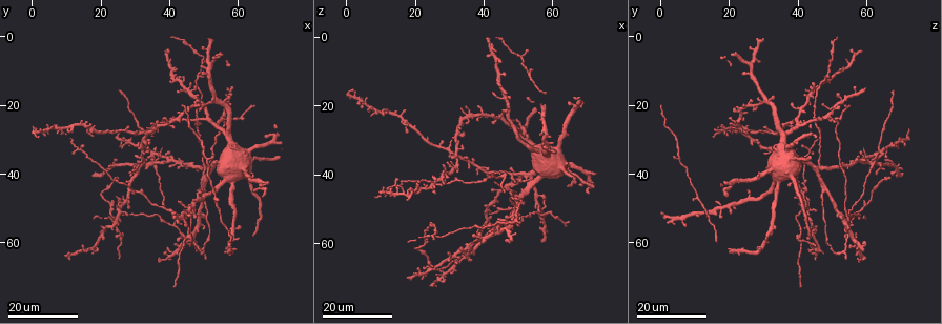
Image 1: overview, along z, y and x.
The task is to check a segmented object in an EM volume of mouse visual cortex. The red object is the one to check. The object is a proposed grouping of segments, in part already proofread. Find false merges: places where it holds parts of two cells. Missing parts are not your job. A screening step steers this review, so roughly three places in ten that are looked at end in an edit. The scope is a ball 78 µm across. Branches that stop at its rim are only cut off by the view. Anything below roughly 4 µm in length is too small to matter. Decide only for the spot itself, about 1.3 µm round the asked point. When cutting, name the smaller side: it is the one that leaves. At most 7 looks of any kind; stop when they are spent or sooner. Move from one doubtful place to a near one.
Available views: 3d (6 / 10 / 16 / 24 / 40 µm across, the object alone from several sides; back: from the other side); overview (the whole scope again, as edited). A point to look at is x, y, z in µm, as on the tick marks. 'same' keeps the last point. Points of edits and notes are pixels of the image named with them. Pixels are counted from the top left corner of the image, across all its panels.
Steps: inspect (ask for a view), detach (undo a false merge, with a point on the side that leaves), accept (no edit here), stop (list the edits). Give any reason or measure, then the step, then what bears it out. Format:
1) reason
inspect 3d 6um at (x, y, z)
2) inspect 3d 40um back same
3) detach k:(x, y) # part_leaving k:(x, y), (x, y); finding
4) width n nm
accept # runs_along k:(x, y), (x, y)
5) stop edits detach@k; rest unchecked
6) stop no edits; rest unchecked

two arms in line, one across
inspect 3d 24um at (36.0, 37.5, 62.0)

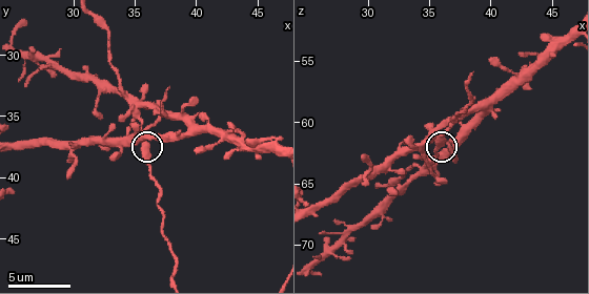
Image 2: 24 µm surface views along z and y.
inspect 3d 6um at (36.2, 37.6, 61.8)

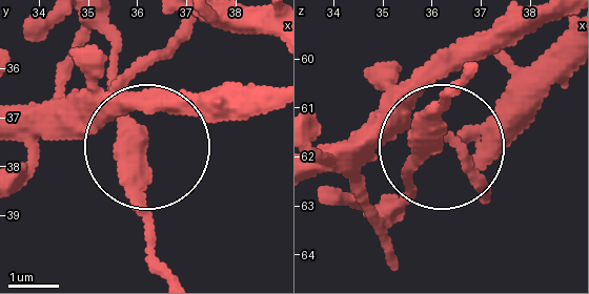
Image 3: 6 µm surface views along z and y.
arms 3
accept # runs_along 3:(217, 98), (129, 102), (129, 135), (142, 135), (117, 39); continuous, no second cell

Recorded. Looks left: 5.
arms part here
inspect 3d 10um at (34.2, 33.2, 63.8)

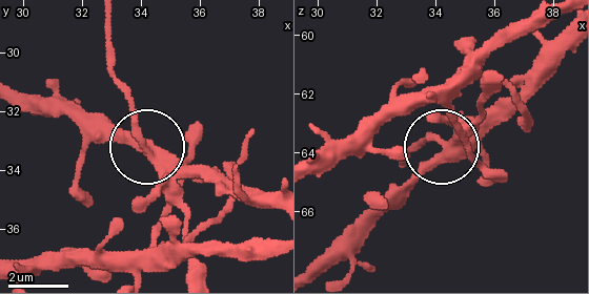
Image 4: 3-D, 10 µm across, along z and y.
accept # runs_along 4:(270, 209), (187, 176), (158, 151), (104, 142), (84, 129); one cell here

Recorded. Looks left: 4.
calibre changes
inspect 3d 16um at (26.0, 58.0, 56.0)

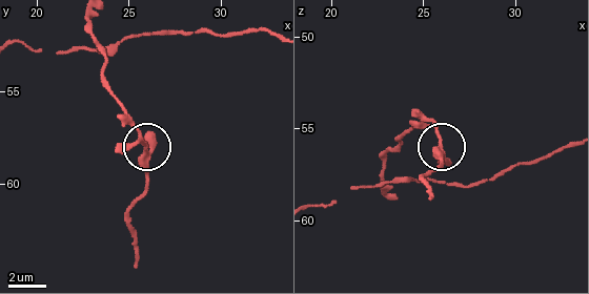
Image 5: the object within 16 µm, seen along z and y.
inspect 3d 6um at (25.8, 57.9, 55.7)

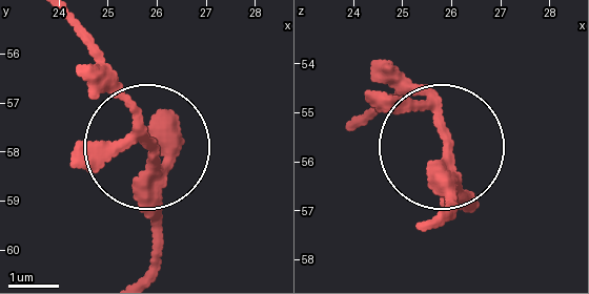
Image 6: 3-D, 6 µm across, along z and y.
accept # runs_along 6:(357, 123), (398, 89), (419, 93), (444, 148), (444, 210); all the same cell

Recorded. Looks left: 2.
stop no edits; rest unchecked

